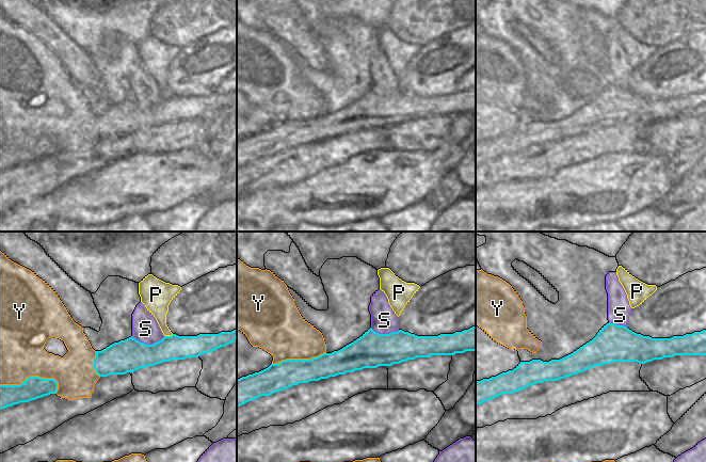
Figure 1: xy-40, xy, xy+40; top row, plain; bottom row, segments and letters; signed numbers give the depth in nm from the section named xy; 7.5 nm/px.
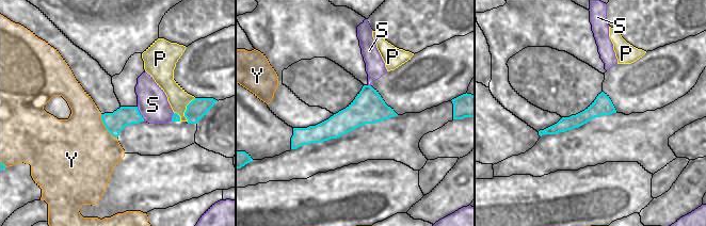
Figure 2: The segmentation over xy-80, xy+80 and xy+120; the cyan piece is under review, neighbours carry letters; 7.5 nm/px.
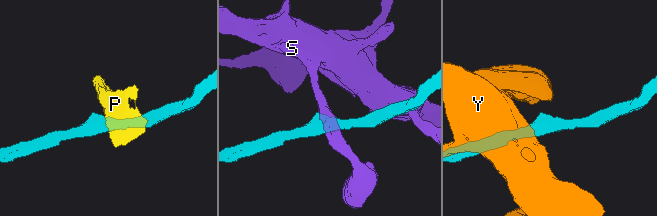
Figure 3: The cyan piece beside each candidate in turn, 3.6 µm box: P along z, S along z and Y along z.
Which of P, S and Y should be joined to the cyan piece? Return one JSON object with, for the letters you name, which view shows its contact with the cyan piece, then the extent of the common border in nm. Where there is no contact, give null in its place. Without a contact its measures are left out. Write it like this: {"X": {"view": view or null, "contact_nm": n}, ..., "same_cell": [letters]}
{"S": {"view": "xy-40", "contact_nm": 260}, "same_cell": ["S"]}

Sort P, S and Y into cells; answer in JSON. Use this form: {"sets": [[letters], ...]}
{"sets": [["P"], ["S"], ["Y"]]}

